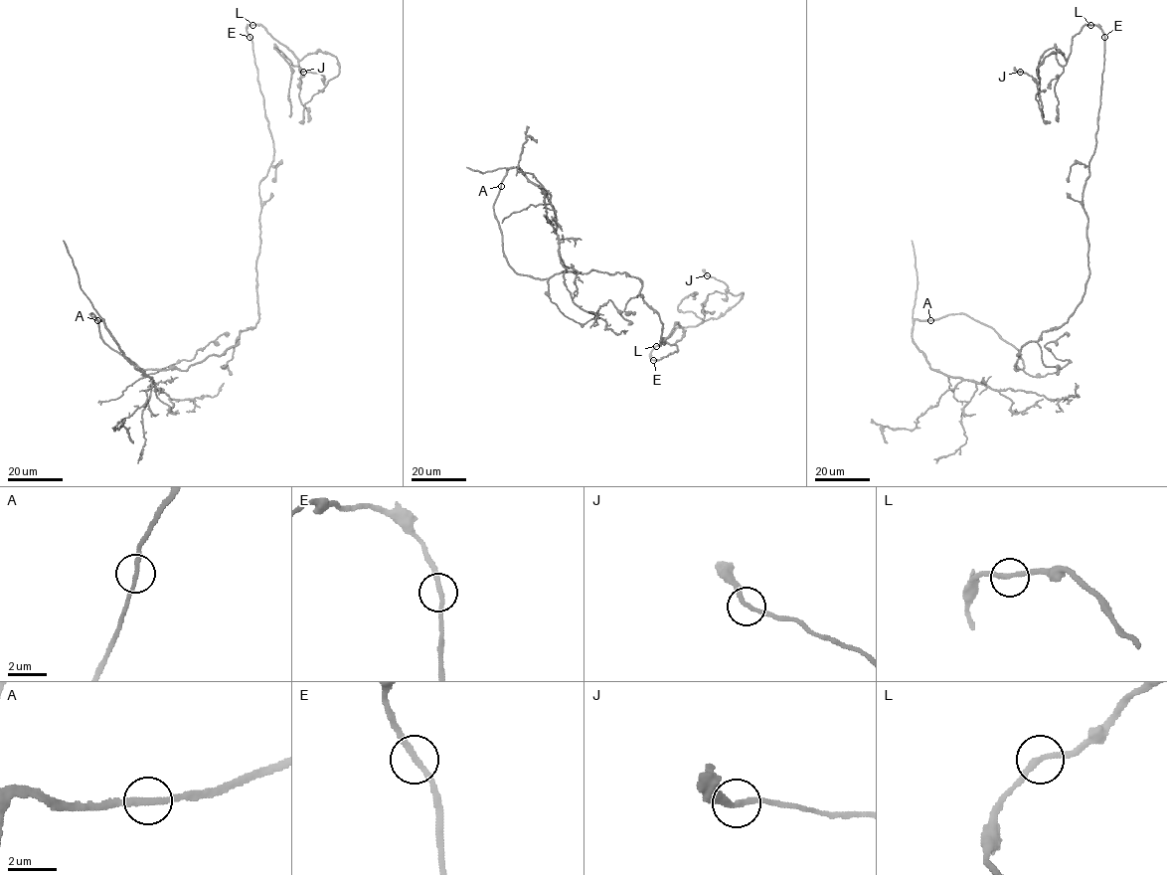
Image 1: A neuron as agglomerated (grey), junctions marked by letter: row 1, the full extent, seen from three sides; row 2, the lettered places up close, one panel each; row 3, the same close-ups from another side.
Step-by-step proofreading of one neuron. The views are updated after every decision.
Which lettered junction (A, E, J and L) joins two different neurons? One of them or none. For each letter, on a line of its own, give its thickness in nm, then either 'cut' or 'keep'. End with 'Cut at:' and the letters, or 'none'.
A: 240 nm | keep
E: 240 nm | keep
J: 200 nm | keep
L: 240 nm | keep
Cut at: none

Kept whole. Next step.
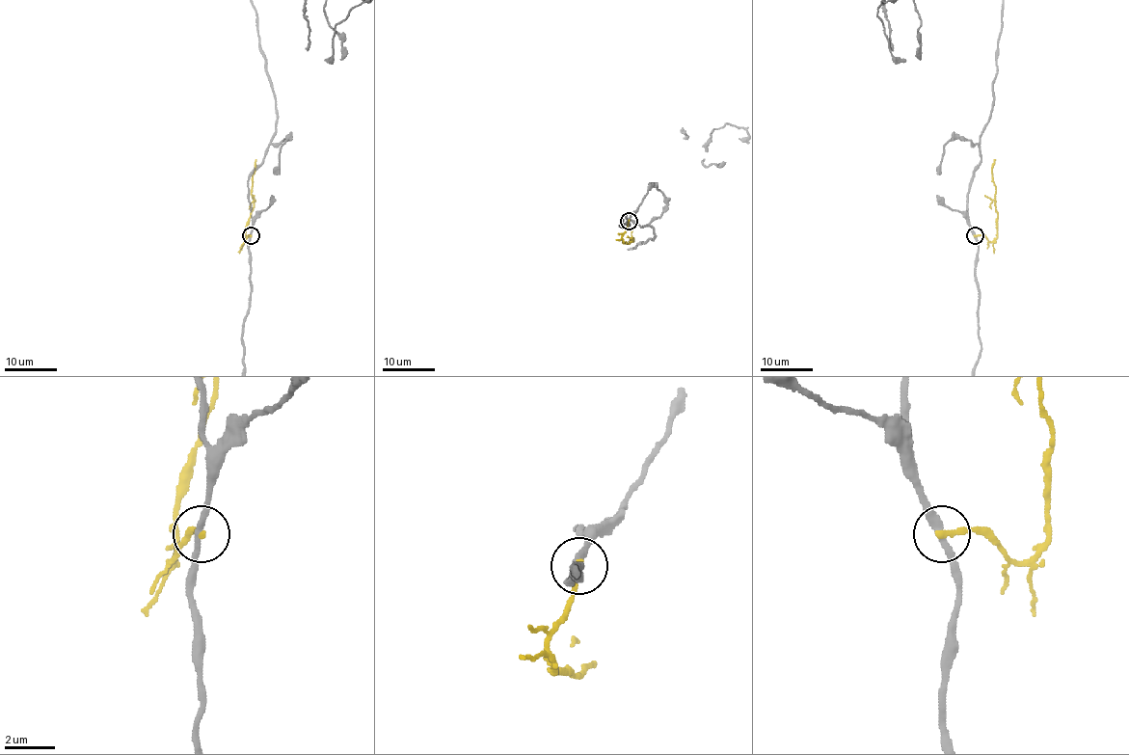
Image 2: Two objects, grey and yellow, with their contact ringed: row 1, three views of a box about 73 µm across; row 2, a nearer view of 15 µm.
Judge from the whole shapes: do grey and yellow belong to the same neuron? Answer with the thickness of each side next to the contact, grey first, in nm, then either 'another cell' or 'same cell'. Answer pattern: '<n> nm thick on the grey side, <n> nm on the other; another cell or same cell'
260 nm thick on the grey side, 240 nm on the other; another cell

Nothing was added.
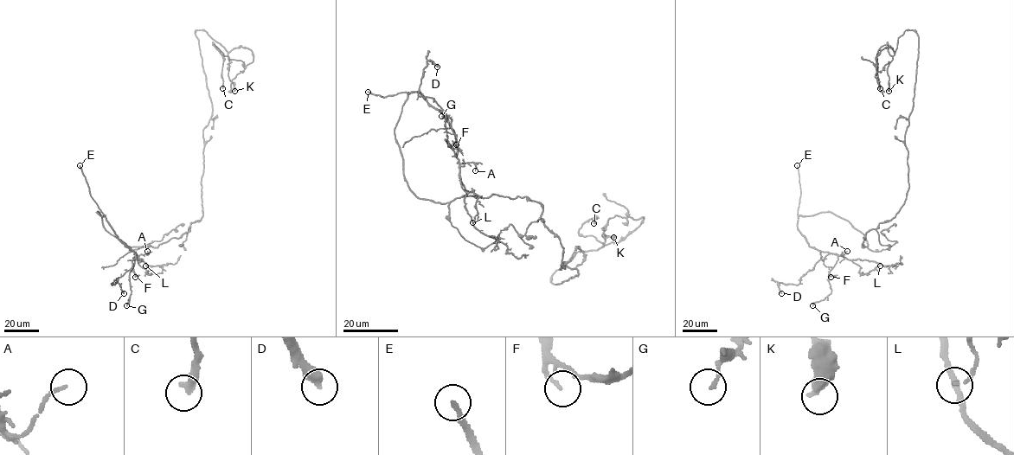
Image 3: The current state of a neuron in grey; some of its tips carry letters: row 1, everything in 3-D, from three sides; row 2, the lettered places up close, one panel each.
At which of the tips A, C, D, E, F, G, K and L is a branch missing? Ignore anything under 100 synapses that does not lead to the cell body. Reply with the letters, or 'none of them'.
E

